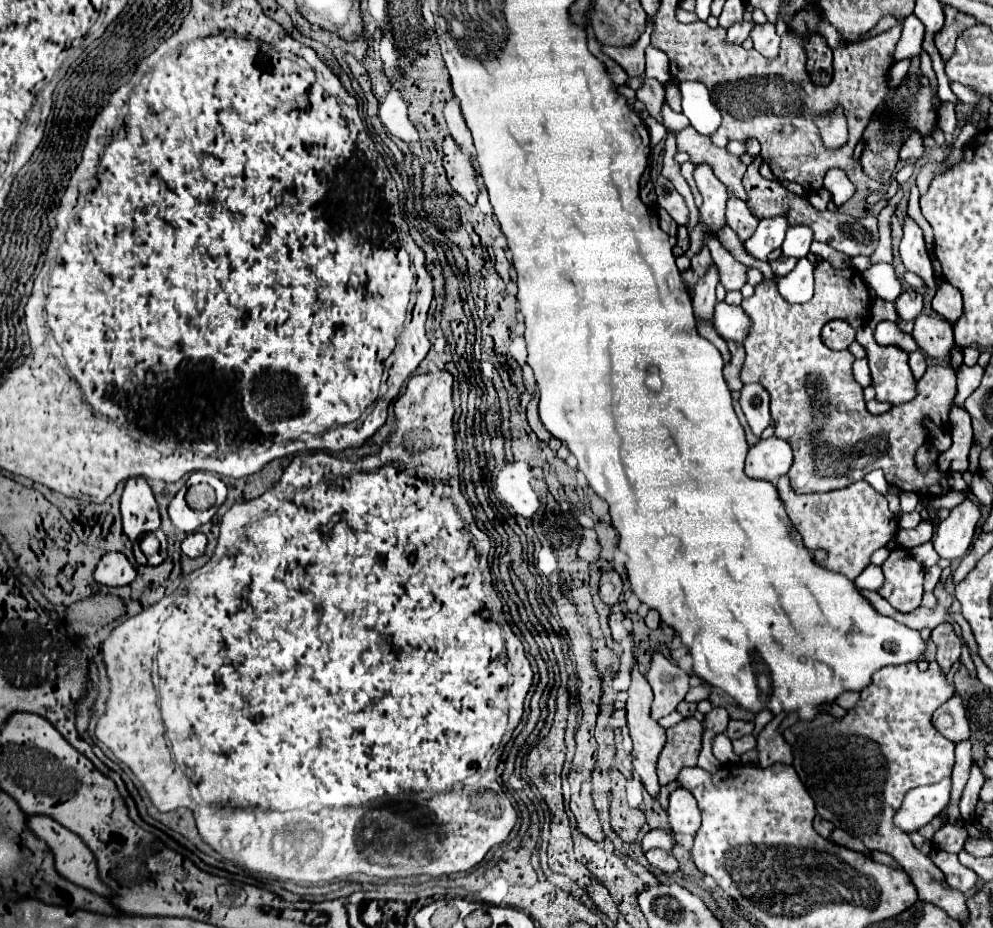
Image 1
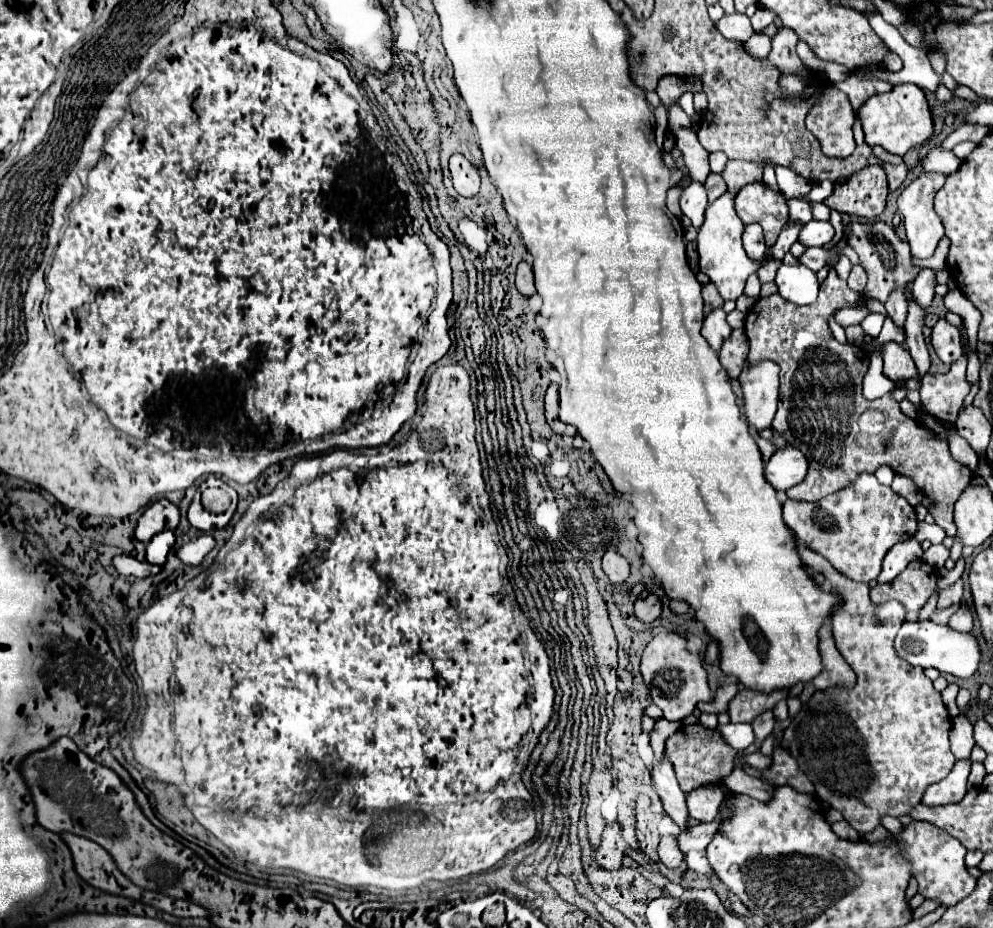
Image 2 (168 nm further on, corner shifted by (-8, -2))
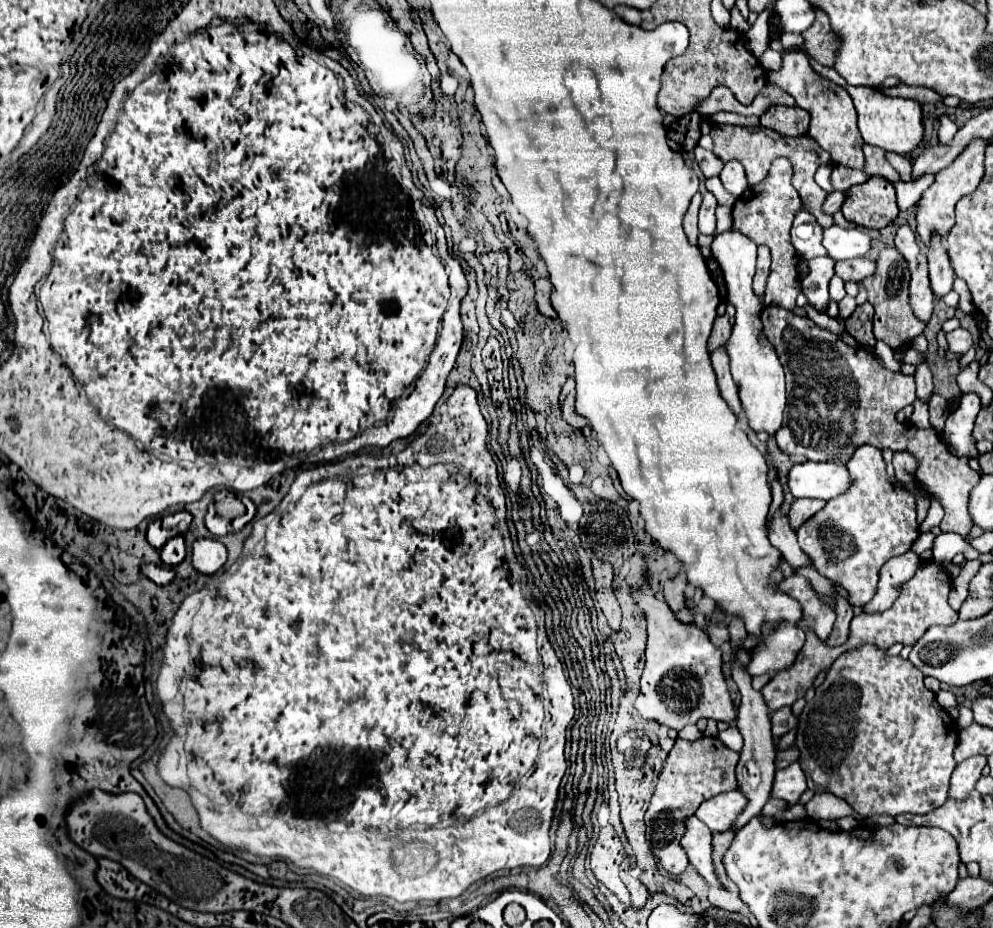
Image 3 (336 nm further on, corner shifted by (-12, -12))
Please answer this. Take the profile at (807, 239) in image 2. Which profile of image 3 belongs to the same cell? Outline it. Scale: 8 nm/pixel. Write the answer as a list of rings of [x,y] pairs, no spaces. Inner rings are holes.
[[[830,226],[824,230],[824,248],[834,260],[860,258],[870,250],[870,236],[862,228],[838,228]]]

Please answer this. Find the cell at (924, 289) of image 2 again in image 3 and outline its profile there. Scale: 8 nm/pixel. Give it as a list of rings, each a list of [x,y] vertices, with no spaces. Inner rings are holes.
[[[940,236],[932,238],[932,244],[928,248],[928,266],[930,266],[930,286],[936,298],[942,298],[952,290],[954,282],[954,270],[950,266],[946,248],[942,244]]]

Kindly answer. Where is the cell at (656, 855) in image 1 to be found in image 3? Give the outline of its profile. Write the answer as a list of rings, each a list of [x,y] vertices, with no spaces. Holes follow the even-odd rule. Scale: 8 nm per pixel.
[[[702,736],[700,740],[686,742],[686,740],[676,740],[674,748],[670,750],[660,782],[654,790],[650,808],[646,810],[646,838],[650,840],[652,854],[658,858],[660,866],[668,874],[682,874],[686,866],[690,864],[686,858],[686,852],[678,844],[682,834],[684,834],[684,818],[686,814],[694,814],[702,800],[712,798],[720,792],[730,792],[738,788],[734,768],[738,764],[738,752],[730,750],[724,746],[718,738],[708,738]]]

